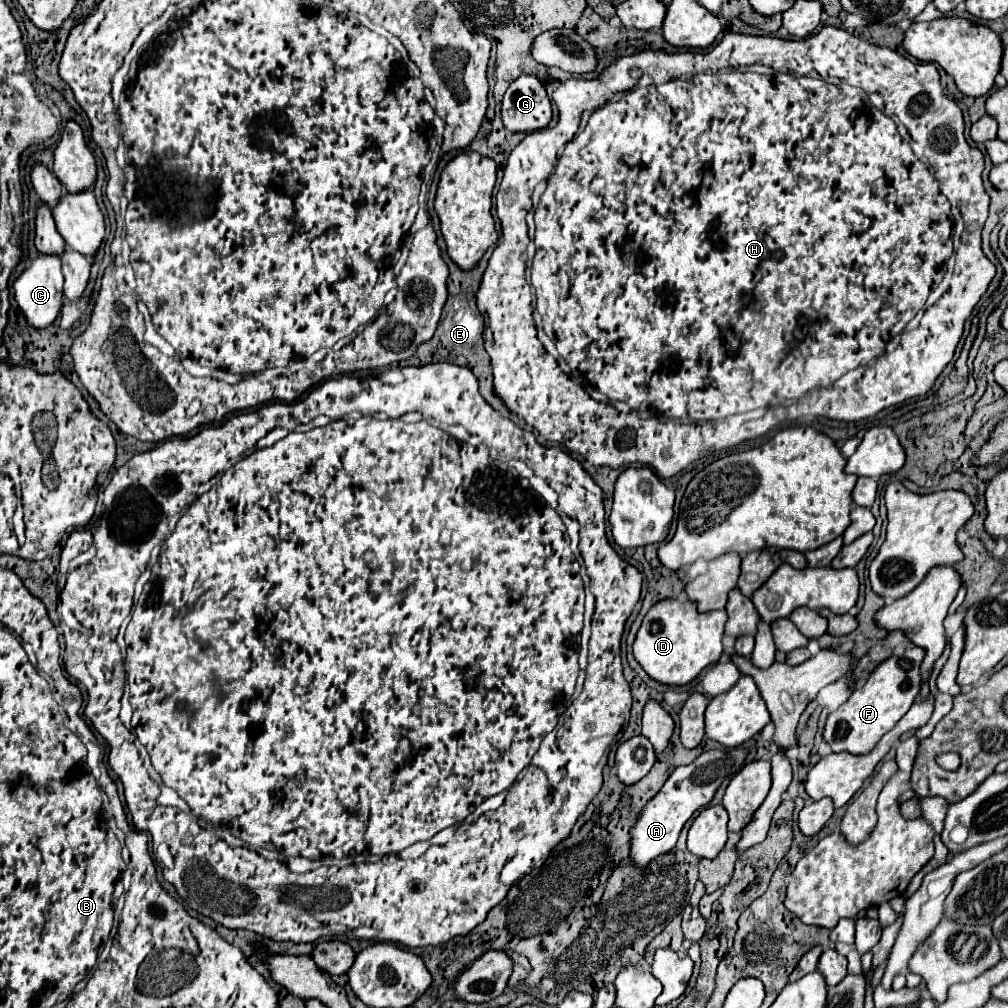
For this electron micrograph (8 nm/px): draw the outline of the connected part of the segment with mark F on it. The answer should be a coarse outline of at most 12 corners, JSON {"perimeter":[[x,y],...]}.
{"perimeter":[[925,651],[891,655],[829,713],[835,753],[869,753],[911,707]]}

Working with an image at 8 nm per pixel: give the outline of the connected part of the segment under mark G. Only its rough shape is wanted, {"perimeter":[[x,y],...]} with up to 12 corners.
{"perimeter":[[533,75],[503,95],[507,131],[531,133],[551,121],[551,103]]}

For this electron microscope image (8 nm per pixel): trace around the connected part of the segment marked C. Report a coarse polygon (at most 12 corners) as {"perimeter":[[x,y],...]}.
{"perimeter":[[37,255],[15,279],[15,301],[35,327],[63,299],[57,255]]}

